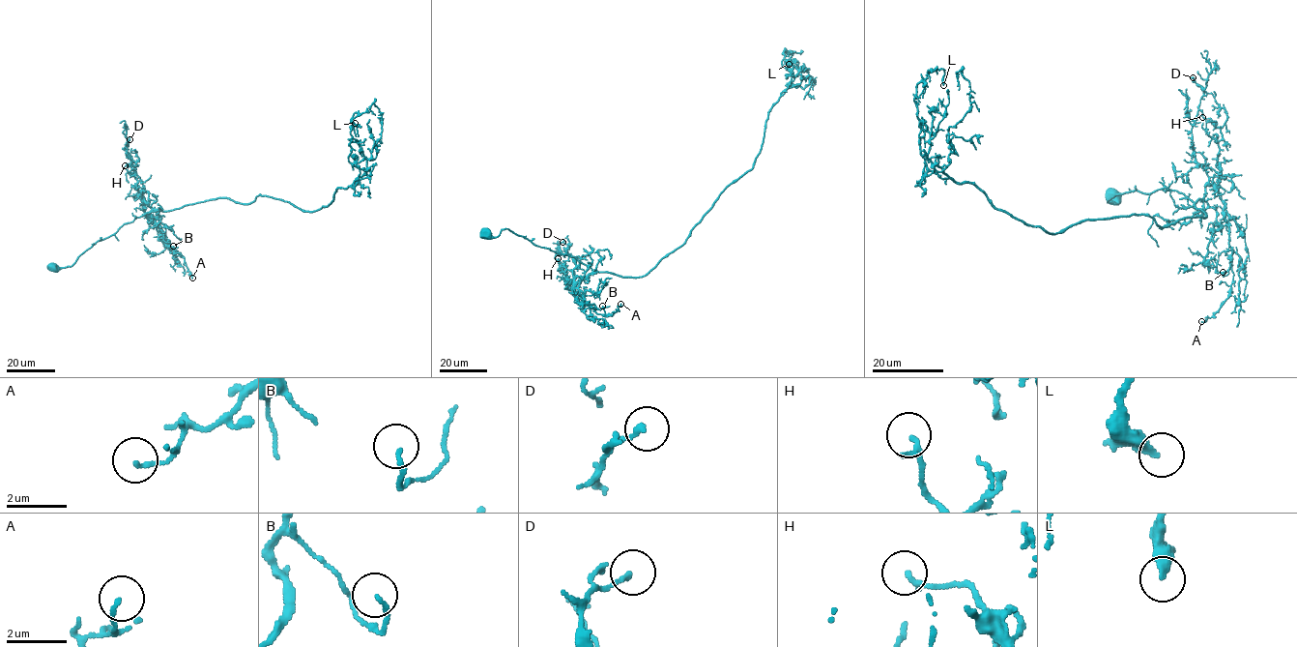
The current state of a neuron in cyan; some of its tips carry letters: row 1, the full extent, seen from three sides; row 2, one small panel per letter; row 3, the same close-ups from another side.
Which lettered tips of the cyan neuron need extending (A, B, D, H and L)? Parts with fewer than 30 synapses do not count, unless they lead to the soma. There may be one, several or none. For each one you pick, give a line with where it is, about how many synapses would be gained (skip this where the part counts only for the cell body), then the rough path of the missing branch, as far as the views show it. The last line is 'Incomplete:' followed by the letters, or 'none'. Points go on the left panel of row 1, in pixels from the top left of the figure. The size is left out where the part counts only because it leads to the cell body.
Incomplete: none

